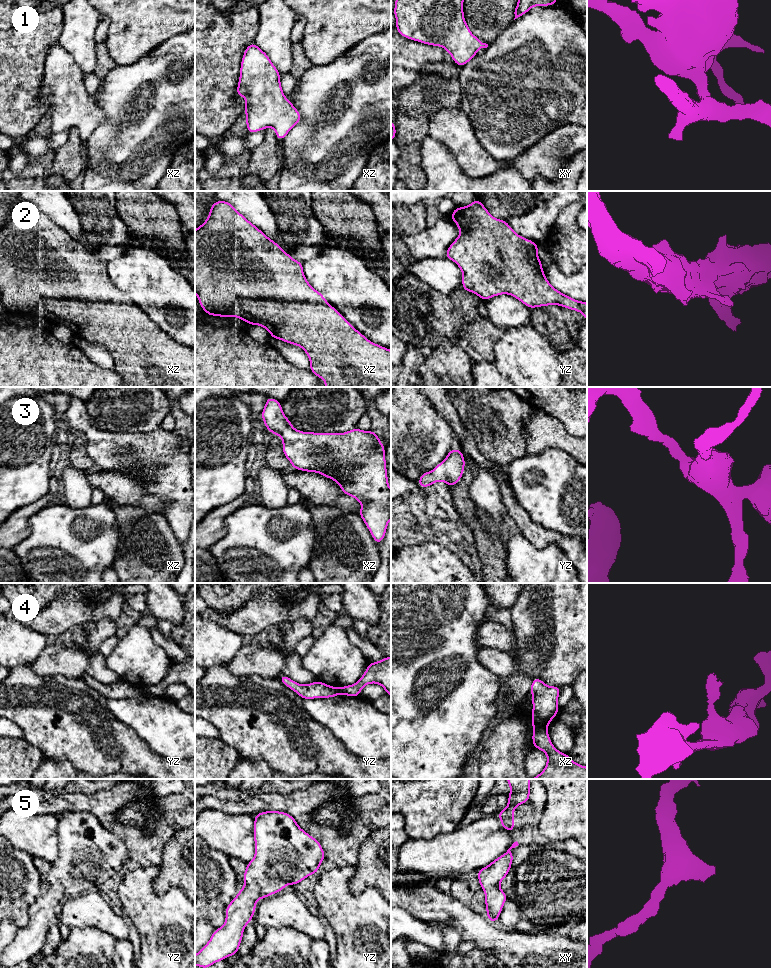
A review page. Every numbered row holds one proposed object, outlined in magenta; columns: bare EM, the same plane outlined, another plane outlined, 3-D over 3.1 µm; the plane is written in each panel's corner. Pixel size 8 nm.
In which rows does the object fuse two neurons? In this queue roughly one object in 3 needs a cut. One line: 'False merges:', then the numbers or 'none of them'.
False merges: 4

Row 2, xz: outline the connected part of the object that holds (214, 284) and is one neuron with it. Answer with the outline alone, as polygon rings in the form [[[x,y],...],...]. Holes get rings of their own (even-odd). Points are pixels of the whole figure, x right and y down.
[[[217,200],[210,207],[207,220],[195,230],[195,293],[199,304],[208,316],[236,317],[249,325],[259,325],[270,333],[272,340],[280,339],[288,344],[300,346],[310,359],[309,370],[327,384],[324,387],[391,387],[391,350],[375,344],[355,329],[341,313],[330,305],[322,293],[315,290],[303,273],[303,262],[296,261],[280,245],[267,237],[259,228],[247,220],[227,201]]]

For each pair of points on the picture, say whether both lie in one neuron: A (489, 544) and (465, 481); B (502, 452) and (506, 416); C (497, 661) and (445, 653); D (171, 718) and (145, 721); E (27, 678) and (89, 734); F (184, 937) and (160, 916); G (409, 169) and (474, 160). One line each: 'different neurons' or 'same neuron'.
A: same neuron
B: same neuron
C: different neurons
D: same neuron
E: same neuron
F: same neuron
G: different neurons

